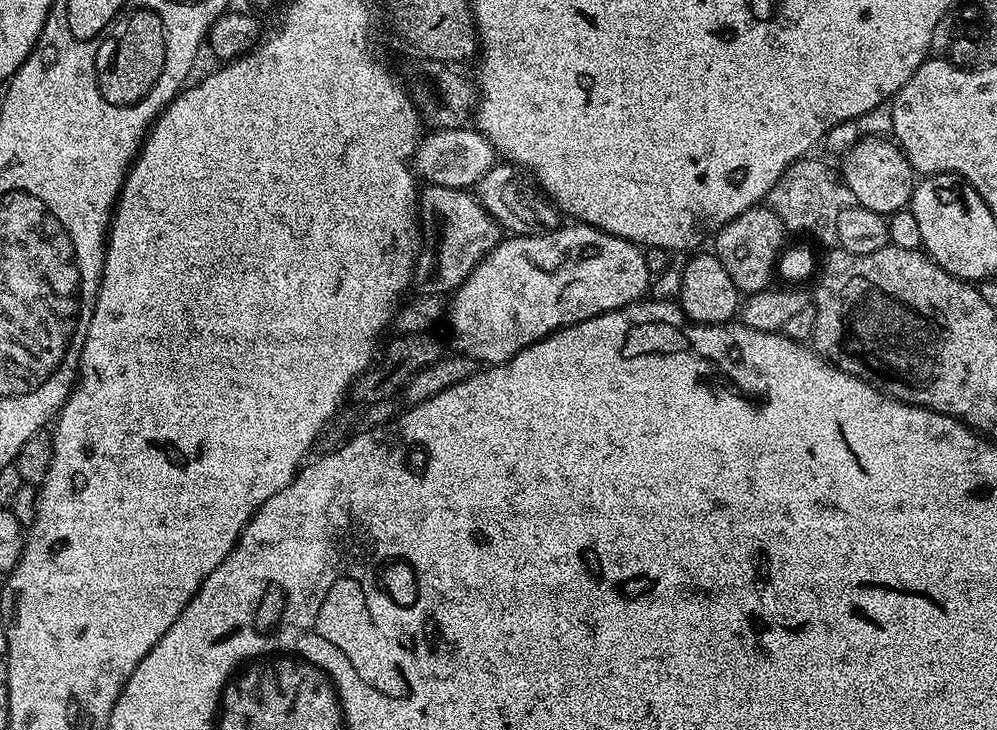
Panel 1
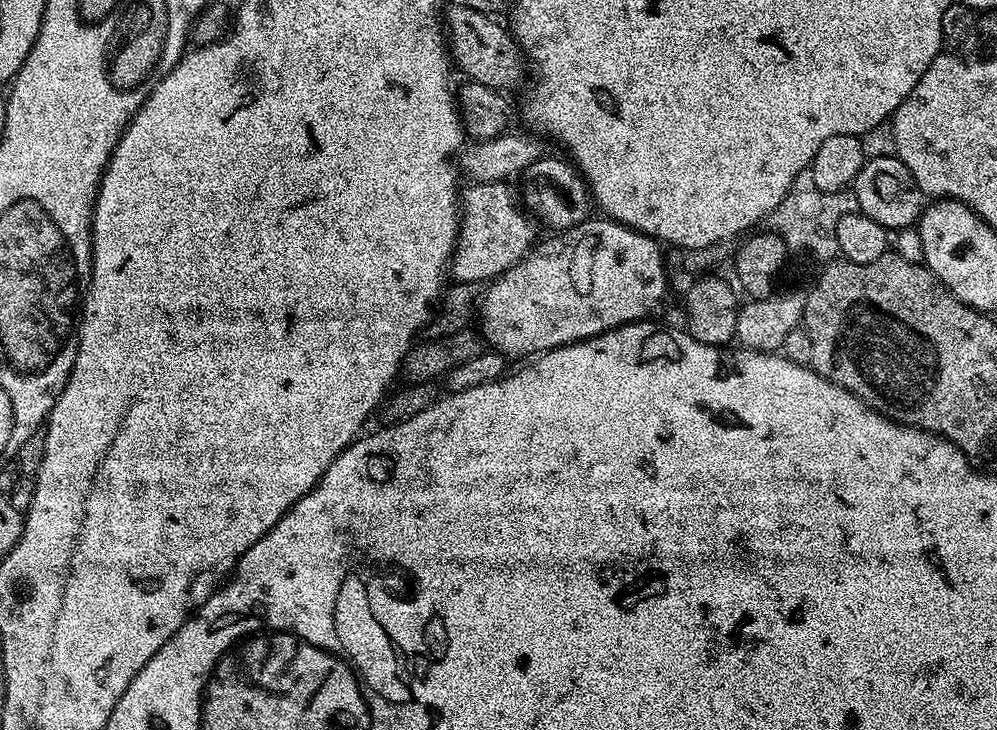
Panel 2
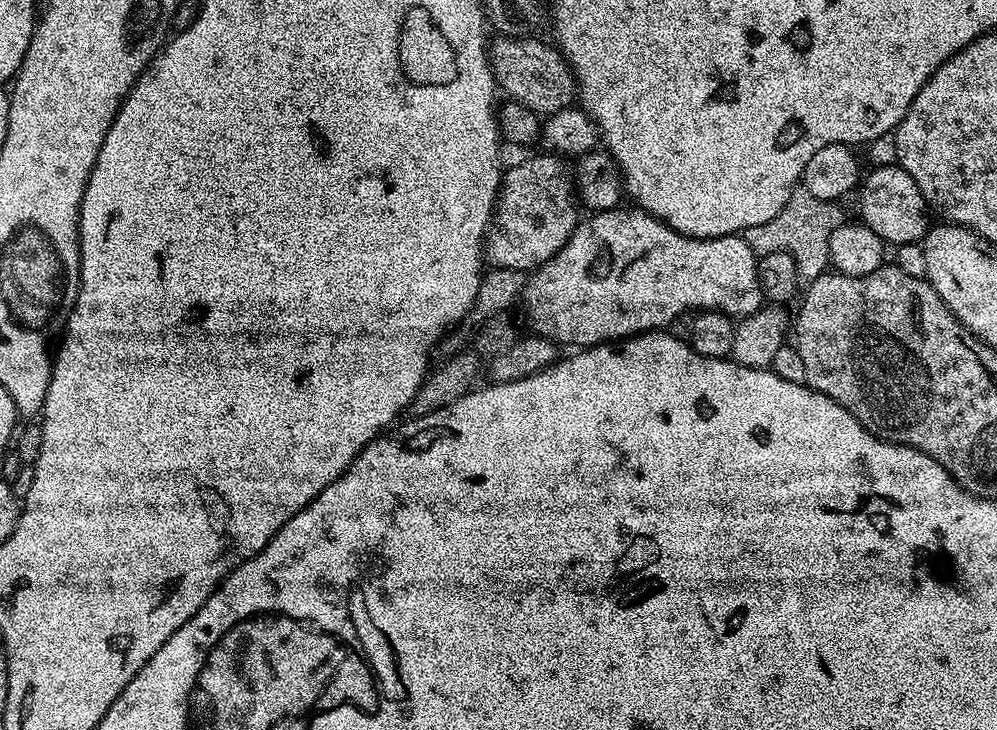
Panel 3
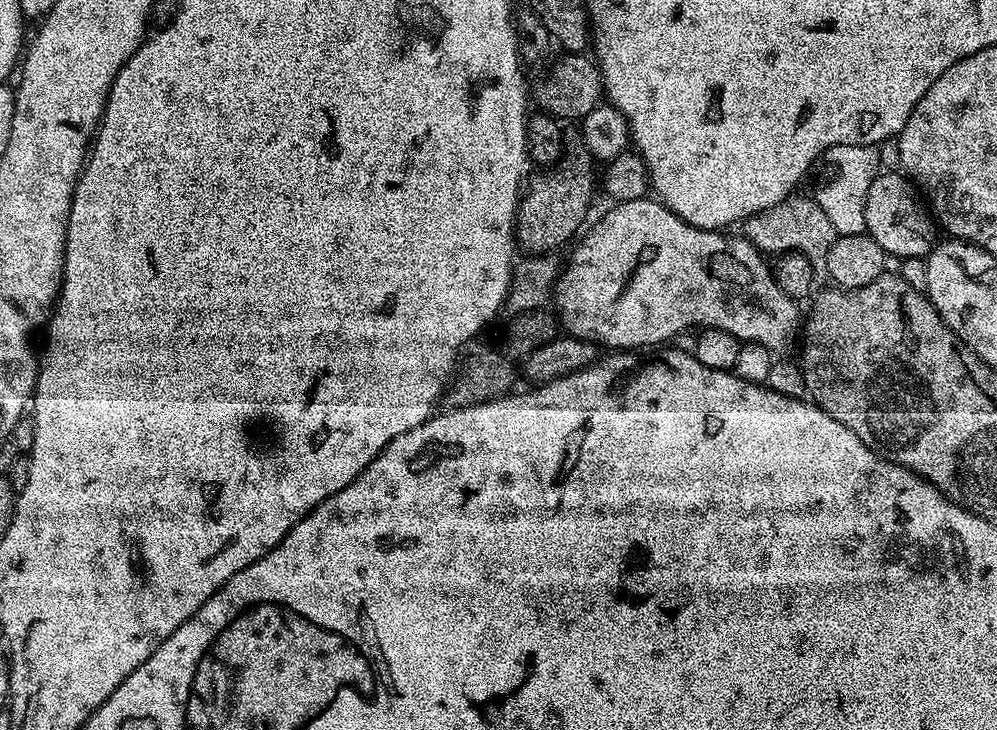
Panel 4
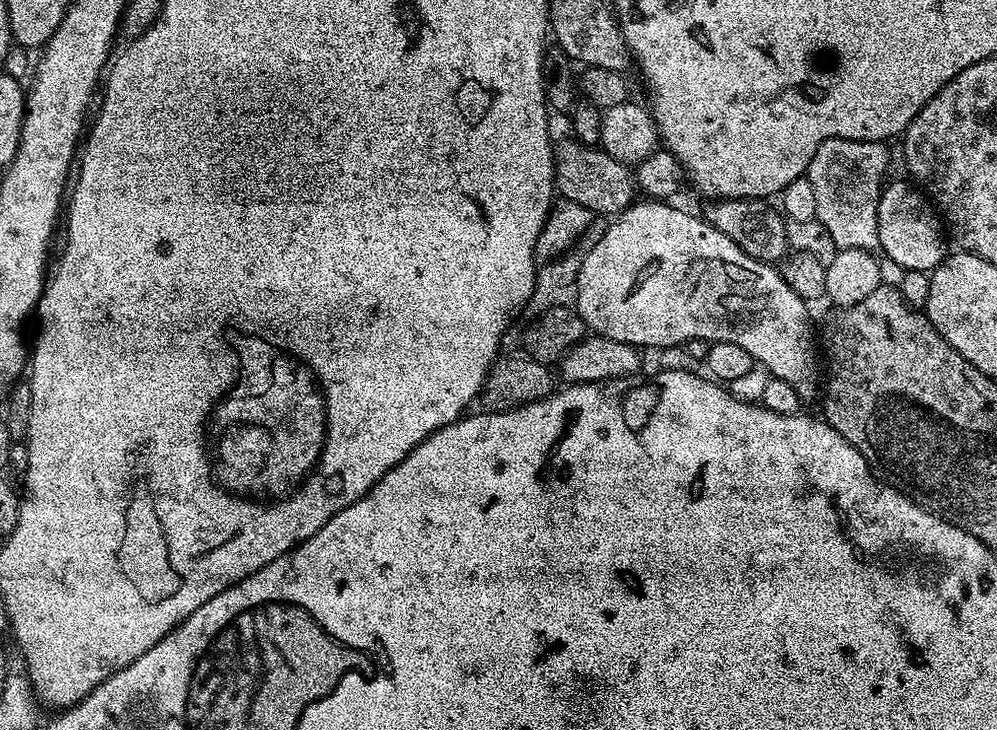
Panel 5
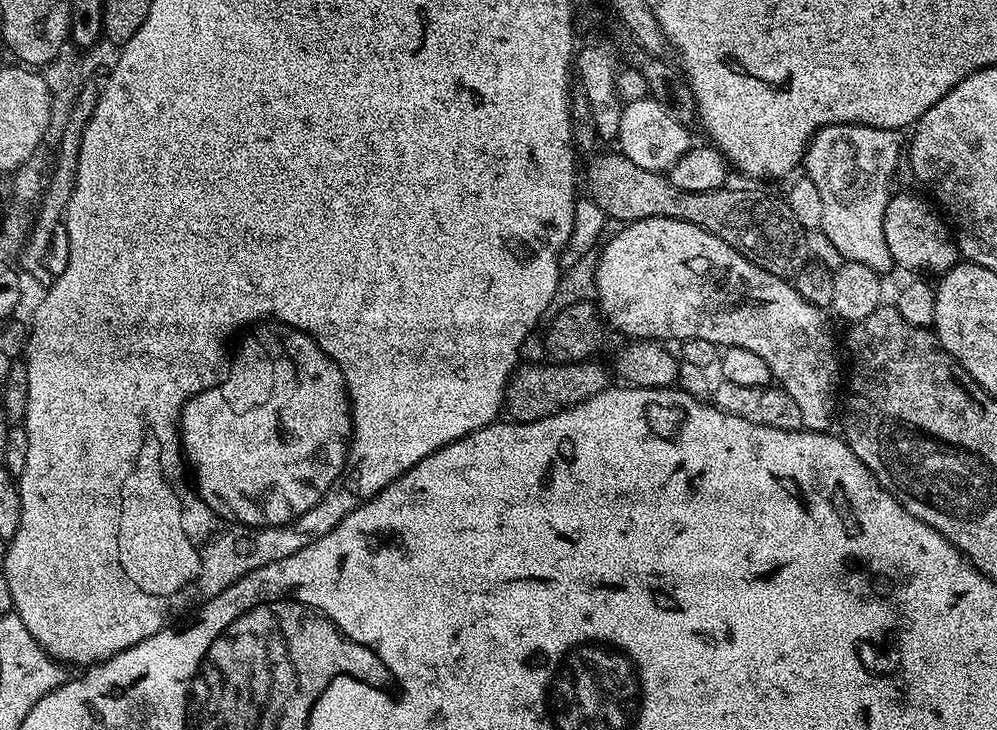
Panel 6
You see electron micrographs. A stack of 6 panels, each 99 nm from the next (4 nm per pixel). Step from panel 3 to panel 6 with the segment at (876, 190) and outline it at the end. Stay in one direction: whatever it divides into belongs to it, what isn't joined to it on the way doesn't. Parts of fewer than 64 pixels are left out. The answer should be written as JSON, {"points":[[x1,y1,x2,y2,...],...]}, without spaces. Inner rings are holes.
{"points":[[908,190,897,191,885,208,884,234,895,267,912,272,908,274,946,273,958,263,958,253,949,225,923,195,911,196,910,193]]}

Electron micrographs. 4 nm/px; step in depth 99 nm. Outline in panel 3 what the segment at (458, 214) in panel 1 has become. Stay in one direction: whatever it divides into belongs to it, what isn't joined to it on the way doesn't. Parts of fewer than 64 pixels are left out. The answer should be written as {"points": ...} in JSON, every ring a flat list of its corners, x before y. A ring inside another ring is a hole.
{"points":[[516,164,509,172,507,169,507,171,503,173,500,194,496,197,496,210,492,214,492,222,486,237,486,260,492,268,505,268,506,270,514,270,515,272,528,274,533,270,540,268,550,258,554,258,554,254,558,254,558,250,562,250,562,246,566,246,566,242,571,238,572,232,578,223,578,215,576,216,578,197,574,191,573,181,569,179,569,176,569,169,567,172,560,164]]}

